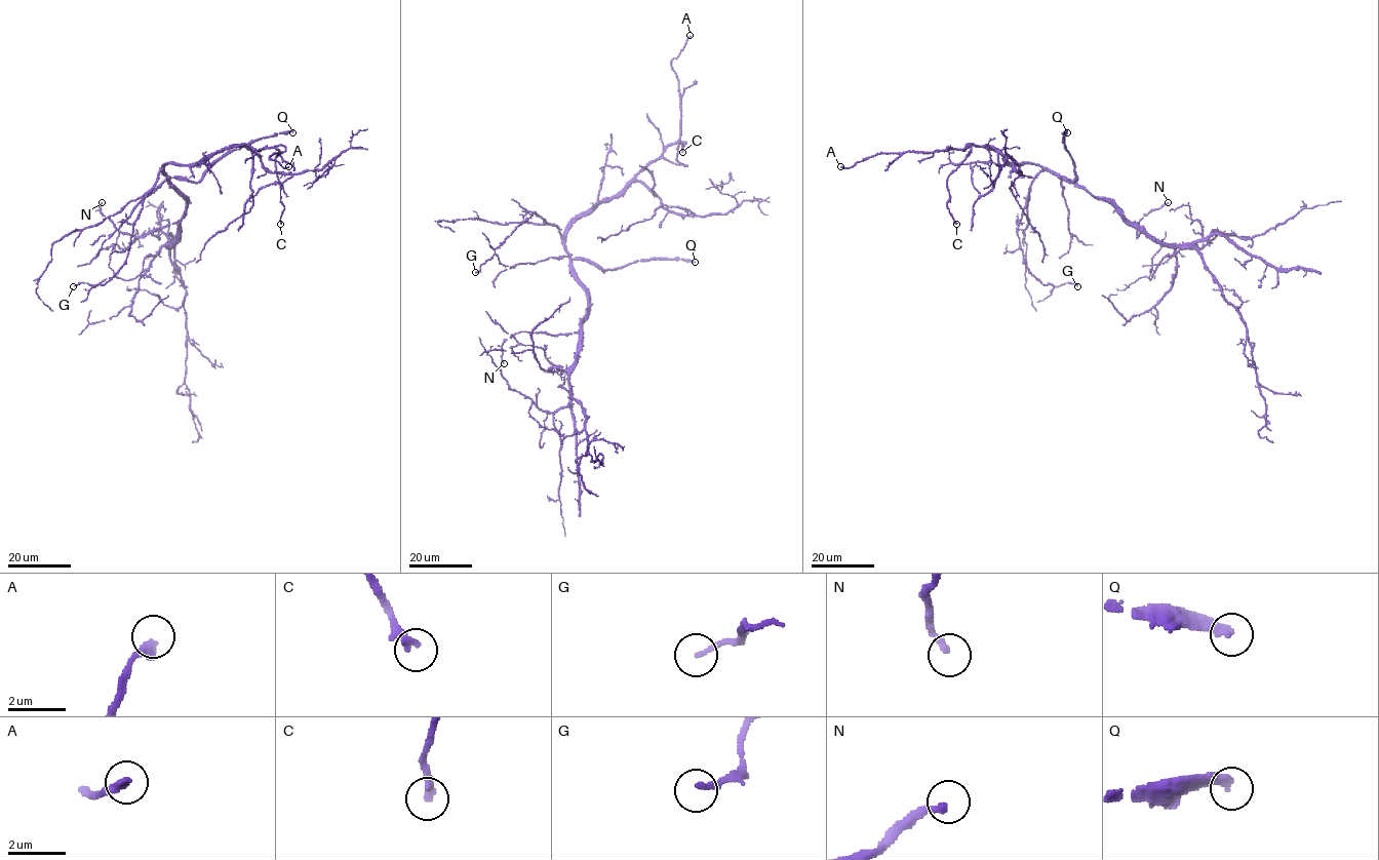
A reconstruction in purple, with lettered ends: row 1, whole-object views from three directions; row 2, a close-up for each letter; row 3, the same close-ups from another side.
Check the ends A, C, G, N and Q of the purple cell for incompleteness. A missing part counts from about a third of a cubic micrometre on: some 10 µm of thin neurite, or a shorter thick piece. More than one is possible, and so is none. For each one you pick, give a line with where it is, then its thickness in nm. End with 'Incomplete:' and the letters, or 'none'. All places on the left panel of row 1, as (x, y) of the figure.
N: place (102, 202); calibre 200 nm
Q: place (292, 132); calibre 320 nm
Incomplete: N, Q

